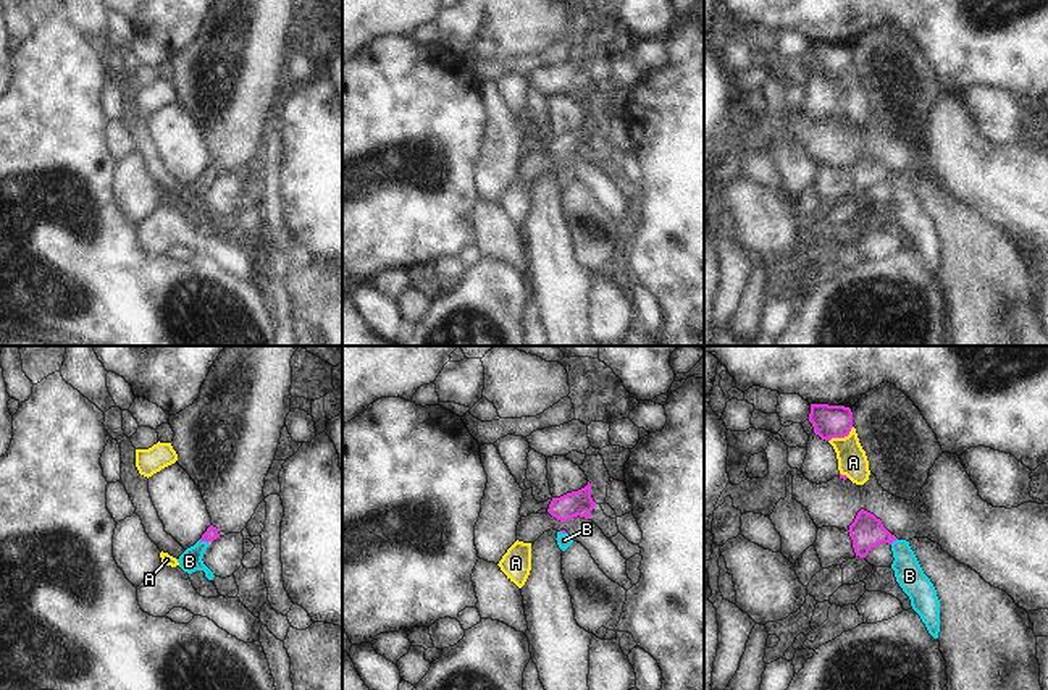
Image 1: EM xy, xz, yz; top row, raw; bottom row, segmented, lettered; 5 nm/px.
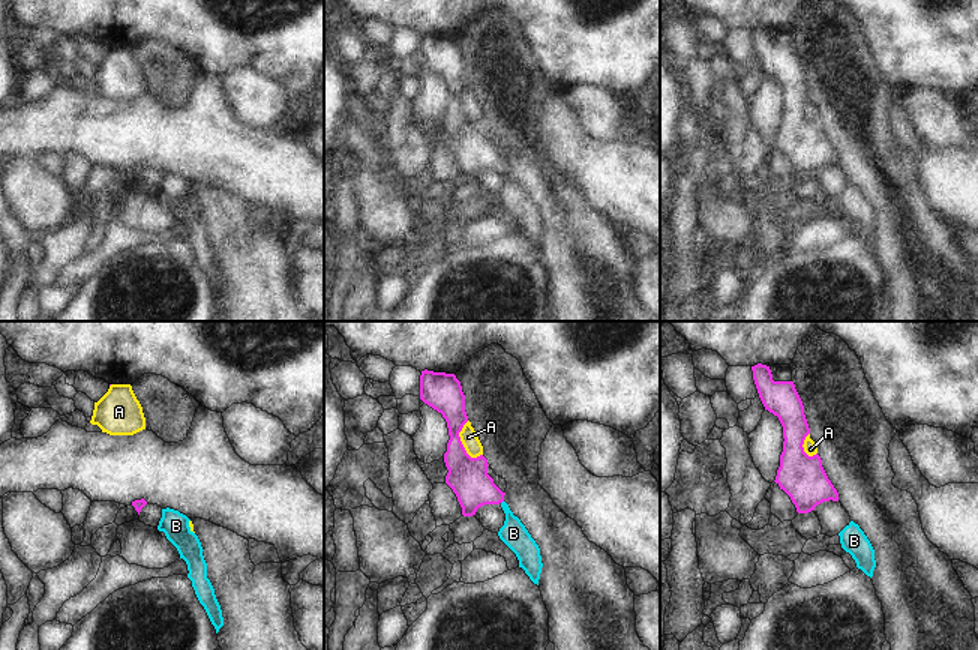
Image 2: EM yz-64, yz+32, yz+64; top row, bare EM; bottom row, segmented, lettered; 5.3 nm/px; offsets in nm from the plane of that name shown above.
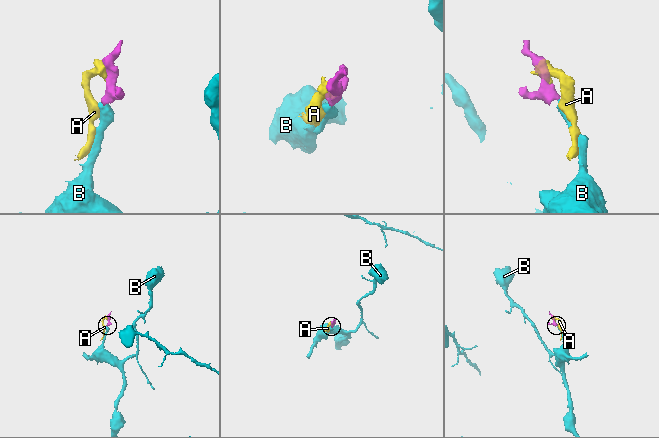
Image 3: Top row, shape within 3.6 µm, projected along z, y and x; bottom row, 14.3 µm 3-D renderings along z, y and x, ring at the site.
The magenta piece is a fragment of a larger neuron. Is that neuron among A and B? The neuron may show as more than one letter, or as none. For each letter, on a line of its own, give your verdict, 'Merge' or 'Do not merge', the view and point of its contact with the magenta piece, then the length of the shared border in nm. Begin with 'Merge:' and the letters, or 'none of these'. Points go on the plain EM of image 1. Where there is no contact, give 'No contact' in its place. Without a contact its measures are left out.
Merge: B
A: Do not merge. Touches magenta at yz (842, 75). Shared border 150 nm
B: Merge. Touches magenta at xy (204, 178). Shared border 50 nm

